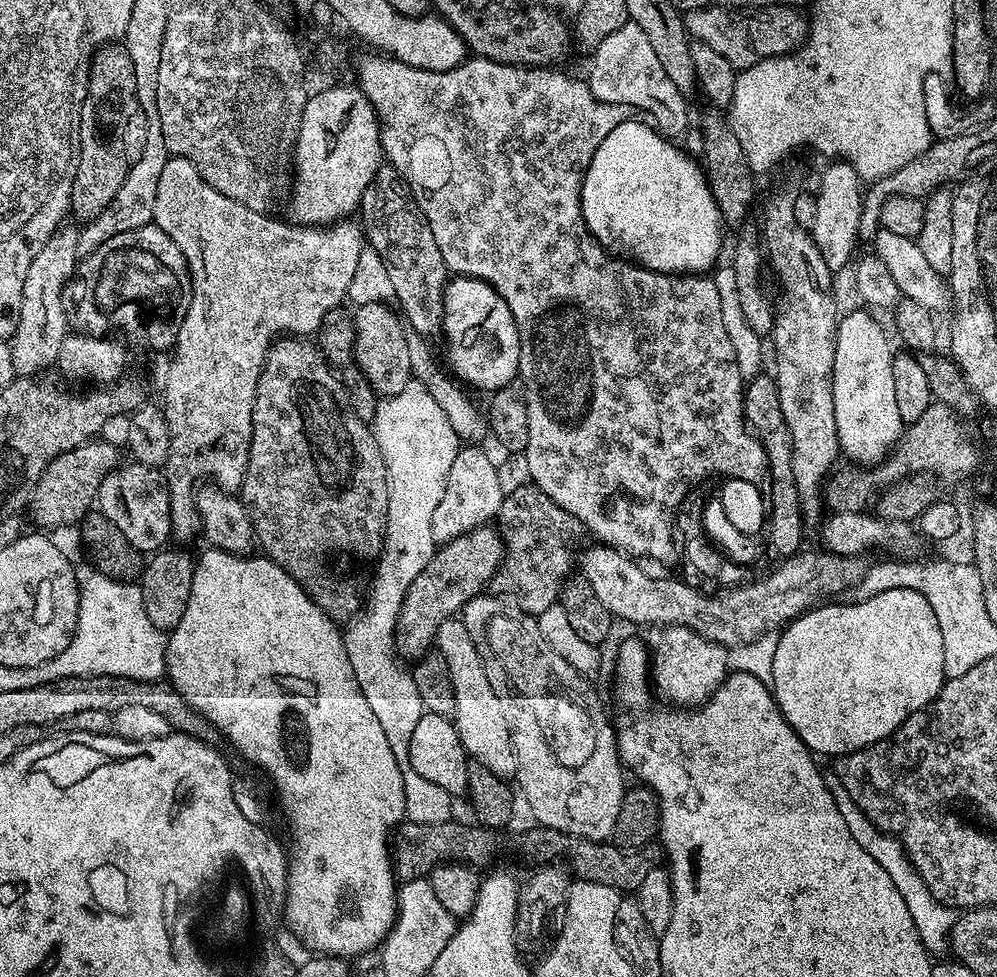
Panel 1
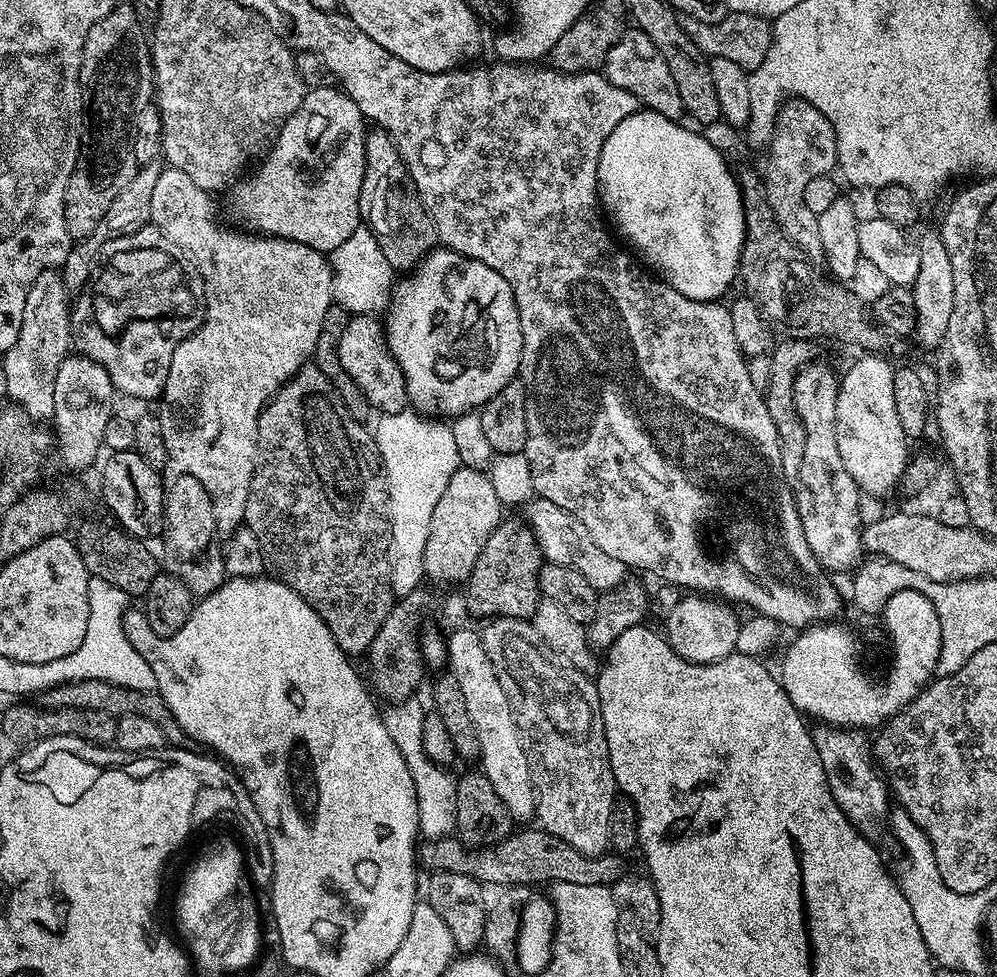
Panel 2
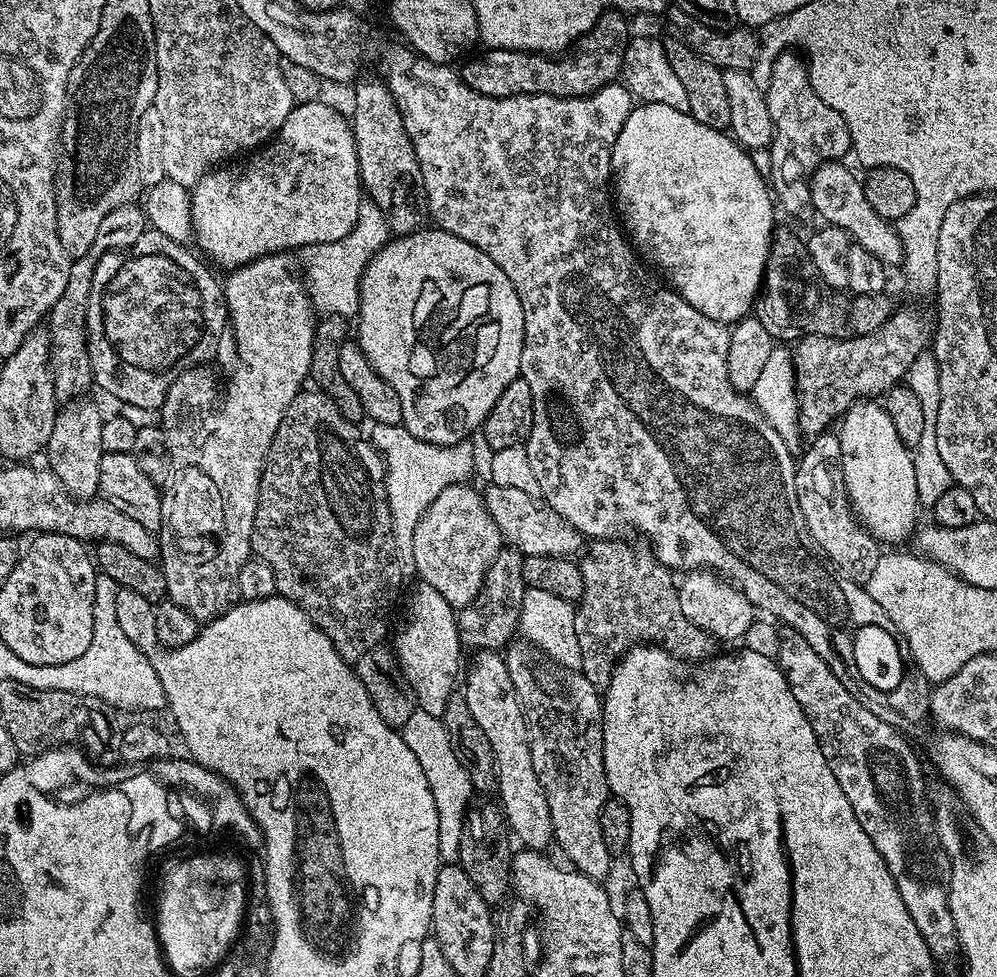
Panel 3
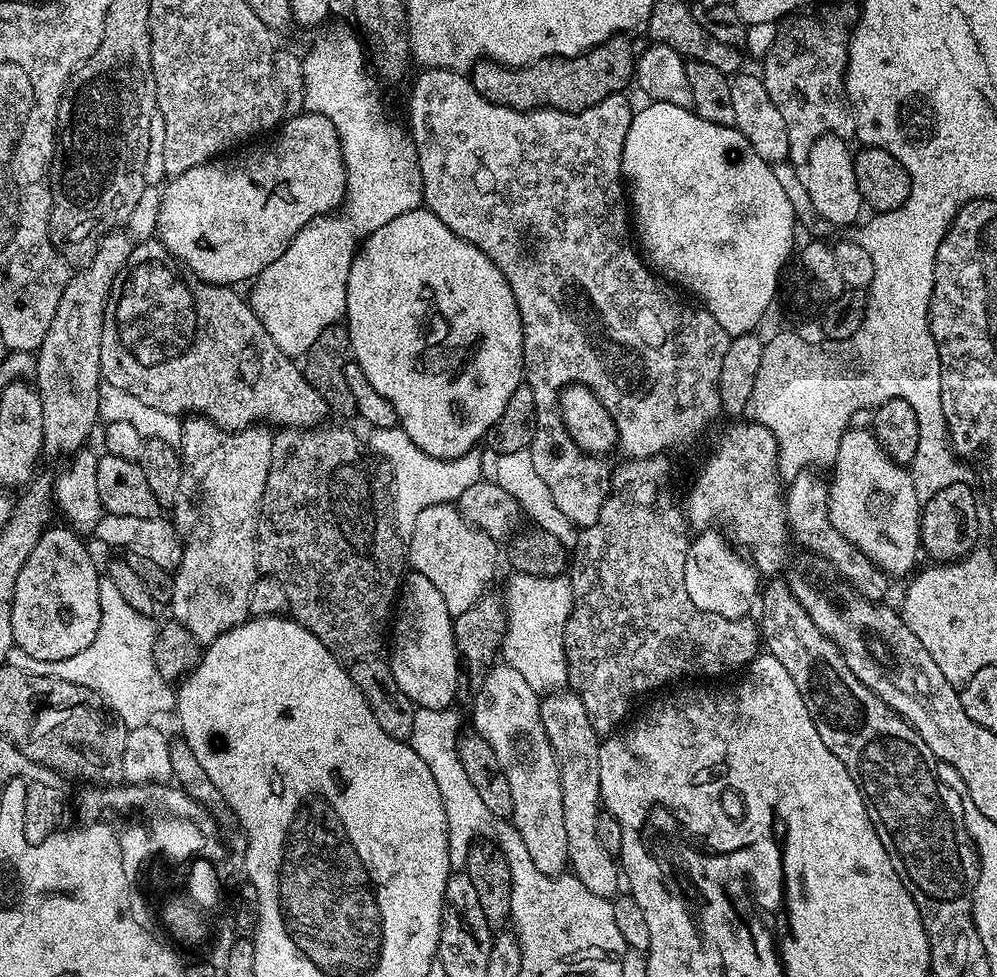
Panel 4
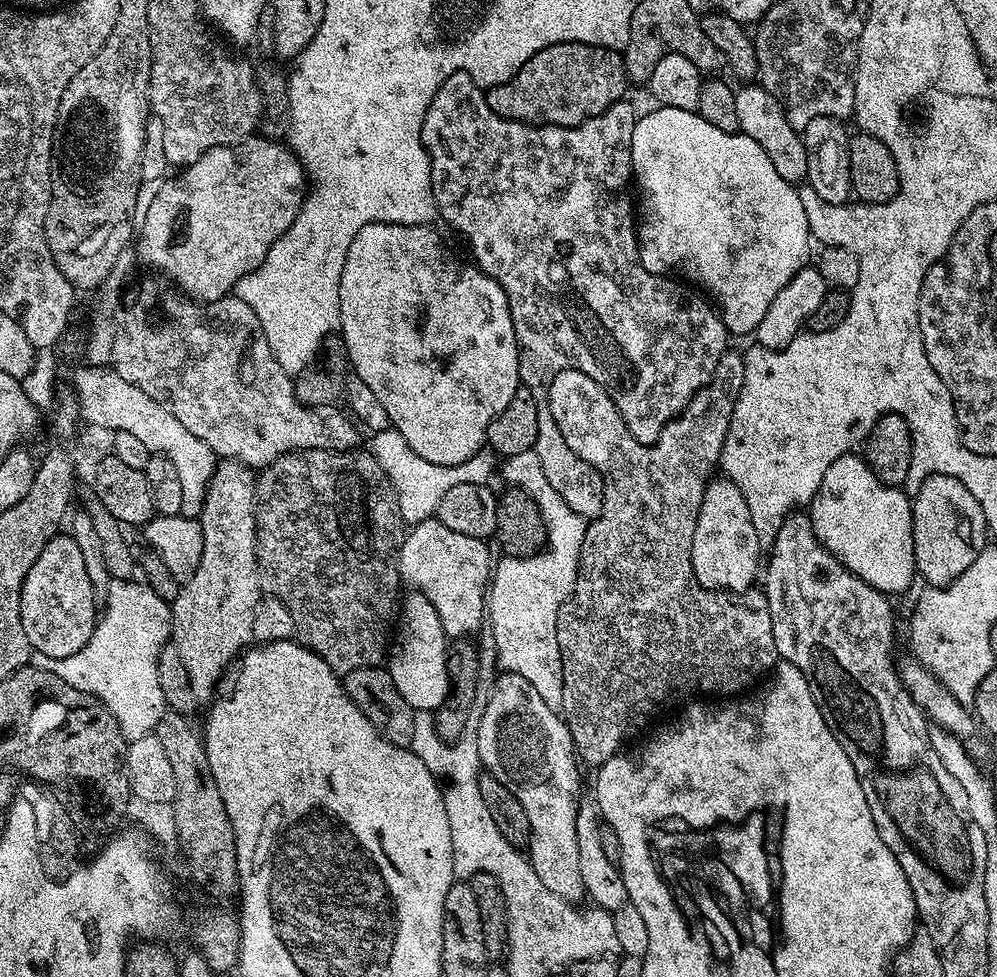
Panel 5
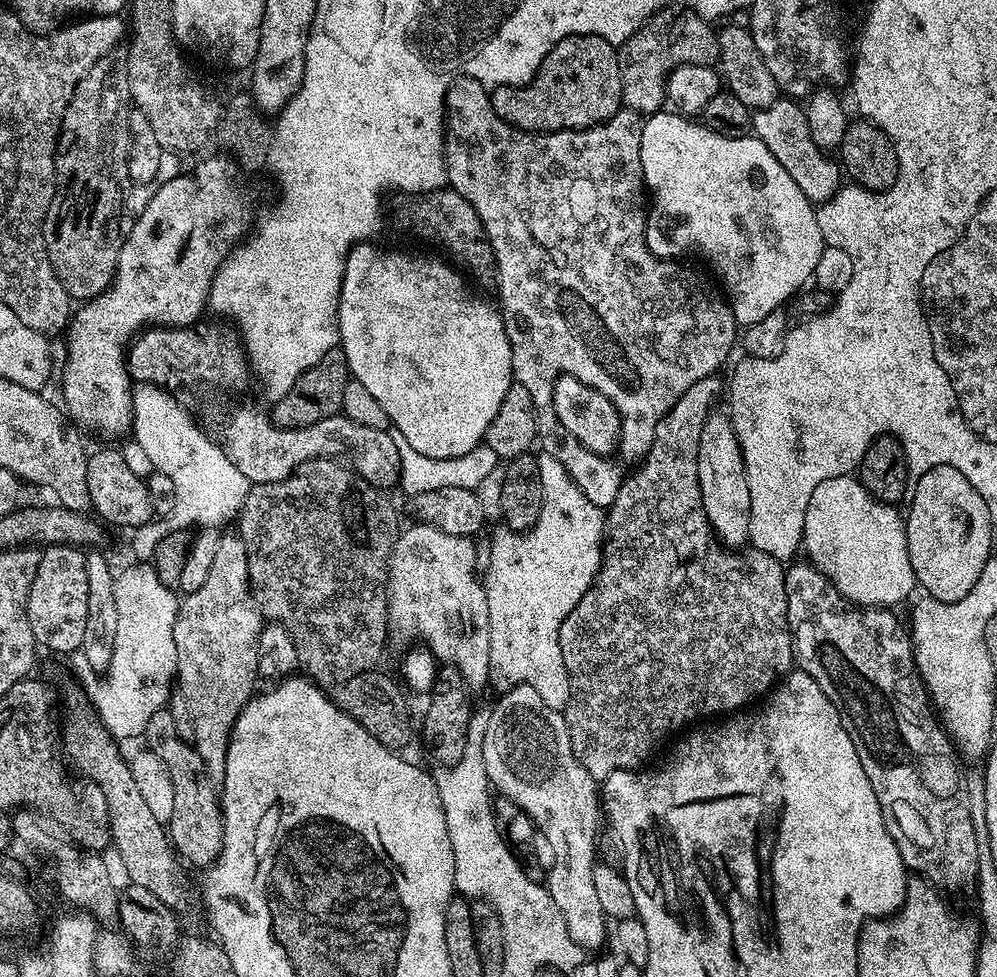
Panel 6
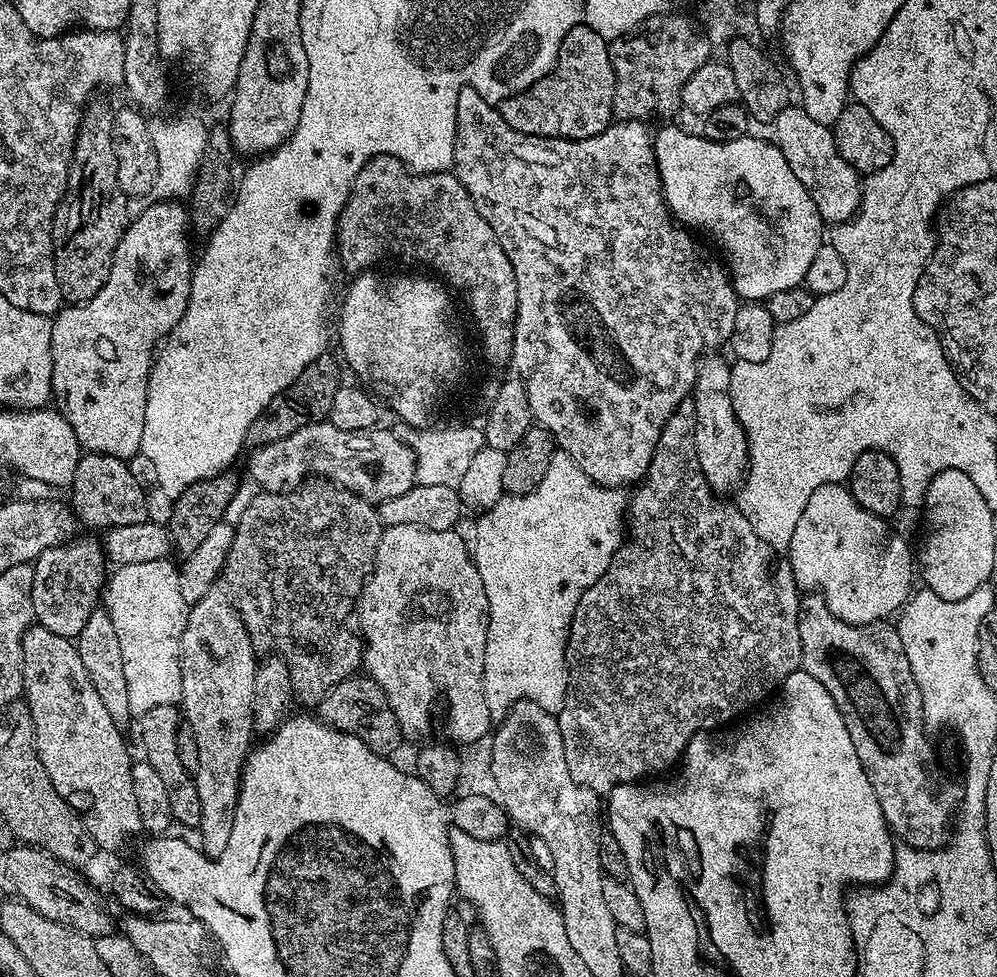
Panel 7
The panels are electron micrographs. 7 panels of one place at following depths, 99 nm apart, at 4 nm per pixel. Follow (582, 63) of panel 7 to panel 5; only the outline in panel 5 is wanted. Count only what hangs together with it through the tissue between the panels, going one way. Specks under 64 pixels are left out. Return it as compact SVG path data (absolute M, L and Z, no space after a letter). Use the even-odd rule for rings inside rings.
M555 44L538 50L514 78L487 89L484 97L490 110L507 120L573 128L606 111L625 95L624 87L629 84L623 55L617 49L593 44Z

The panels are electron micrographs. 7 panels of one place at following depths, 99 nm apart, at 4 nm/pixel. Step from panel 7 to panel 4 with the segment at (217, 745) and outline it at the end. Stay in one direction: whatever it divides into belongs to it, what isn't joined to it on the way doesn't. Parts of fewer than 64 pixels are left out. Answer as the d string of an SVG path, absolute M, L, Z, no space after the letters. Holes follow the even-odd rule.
M192 414L183 421L180 430L180 443L178 445L182 478L178 482L178 498L170 508L170 512L172 512L170 513L170 519L176 526L176 532L180 535L180 542L184 546L184 553L180 559L179 568L175 569L172 576L172 602L170 611L172 611L171 619L177 624L186 626L186 630L190 630L190 634L194 634L194 638L202 646L211 644L213 640L218 639L222 634L226 634L234 626L238 626L249 619L250 590L254 590L254 582L258 579L256 520L260 517L260 503L264 497L266 478L268 477L270 462L272 461L272 438L273 433L264 426L249 426L240 428L236 432L227 432L225 428L218 427L212 420L207 420L205 416Z

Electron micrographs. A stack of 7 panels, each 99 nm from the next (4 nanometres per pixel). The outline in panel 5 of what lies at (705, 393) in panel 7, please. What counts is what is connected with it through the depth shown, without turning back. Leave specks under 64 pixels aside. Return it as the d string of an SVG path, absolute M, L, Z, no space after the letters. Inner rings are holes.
M720 474L709 479L704 486L704 497L698 510L698 522L694 526L694 542L692 543L692 569L696 580L706 589L729 594L744 594L752 583L757 583L756 567L762 564L762 545L754 530L754 522L750 522L750 506L746 506L746 498L736 483Z

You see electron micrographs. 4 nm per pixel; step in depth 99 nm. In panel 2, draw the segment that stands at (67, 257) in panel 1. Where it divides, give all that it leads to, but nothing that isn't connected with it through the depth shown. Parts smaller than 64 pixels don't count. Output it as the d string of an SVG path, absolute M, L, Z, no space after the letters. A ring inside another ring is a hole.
M49 270L38 277L34 286L30 286L26 294L26 310L22 310L22 330L18 330L18 342L14 342L14 346L10 346L10 350L2 356L7 399L32 420L51 421L54 414L54 378L58 378L58 366L62 366L69 352L70 293L64 286L63 275Z

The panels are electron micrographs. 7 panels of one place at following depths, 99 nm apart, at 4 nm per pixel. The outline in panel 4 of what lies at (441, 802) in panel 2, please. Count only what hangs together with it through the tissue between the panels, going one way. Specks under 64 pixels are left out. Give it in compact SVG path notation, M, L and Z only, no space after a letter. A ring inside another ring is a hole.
M417 707L414 714L414 730L411 746L430 766L430 774L434 774L434 782L438 782L438 794L442 794L442 806L446 810L446 830L448 831L448 849L453 869L460 870L467 865L468 850L481 838L491 842L500 836L500 819L486 808L477 790L474 790L470 776L459 757L459 740L462 735L460 716L455 710L435 712Z

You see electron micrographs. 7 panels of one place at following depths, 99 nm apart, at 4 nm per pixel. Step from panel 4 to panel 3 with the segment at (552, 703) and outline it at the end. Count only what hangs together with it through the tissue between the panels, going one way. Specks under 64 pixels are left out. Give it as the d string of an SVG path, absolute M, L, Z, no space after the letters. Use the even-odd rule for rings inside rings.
M516 638L507 645L506 651L503 653L506 666L510 670L510 682L514 682L514 690L520 699L520 705L524 711L524 721L528 723L528 745L530 746L530 754L534 762L534 774L538 774L538 782L544 787L546 794L546 802L550 806L550 820L552 822L552 839L555 847L560 847L564 851L564 856L569 865L575 871L581 872L584 876L589 876L591 880L607 881L608 871L614 864L614 857L610 854L610 850L606 850L606 842L602 842L602 822L600 821L600 807L610 798L608 783L606 782L606 770L604 769L604 759L602 758L602 726L604 725L604 714L602 711L602 696L598 689L585 678L584 673L574 669L562 666L558 662L554 662L544 653L538 646L529 644L523 638Z

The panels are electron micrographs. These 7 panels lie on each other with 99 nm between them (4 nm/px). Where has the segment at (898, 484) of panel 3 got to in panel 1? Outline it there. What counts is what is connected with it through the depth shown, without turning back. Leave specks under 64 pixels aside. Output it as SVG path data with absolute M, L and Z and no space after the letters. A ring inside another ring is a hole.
M852 312L839 321L836 329L836 353L832 385L834 386L834 422L840 451L860 466L879 464L896 447L906 425L898 414L894 398L894 347L873 313Z

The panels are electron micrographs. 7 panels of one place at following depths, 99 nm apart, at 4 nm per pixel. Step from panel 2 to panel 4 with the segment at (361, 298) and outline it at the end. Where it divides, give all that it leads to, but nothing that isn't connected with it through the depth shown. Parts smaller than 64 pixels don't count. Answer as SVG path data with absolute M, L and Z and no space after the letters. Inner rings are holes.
M336 28L333 32L326 33L324 40L318 41L312 53L308 57L305 55L302 60L305 78L304 107L307 111L330 118L340 139L340 149L348 175L342 211L311 220L296 235L294 242L286 246L282 258L278 258L278 262L270 262L270 266L266 266L266 270L262 270L251 285L253 288L250 303L256 316L262 326L266 326L270 338L274 338L274 346L278 346L282 354L293 358L303 357L310 350L310 346L314 346L314 338L318 338L318 334L322 334L326 326L341 323L345 319L346 282L350 278L352 258L362 241L374 230L378 230L378 226L386 226L386 222L398 218L398 214L406 214L421 207L424 199L424 183L420 164L416 161L416 148L407 131L402 132L388 124L384 104L376 93L377 77L366 63L365 45L361 37L353 32L348 28Z

